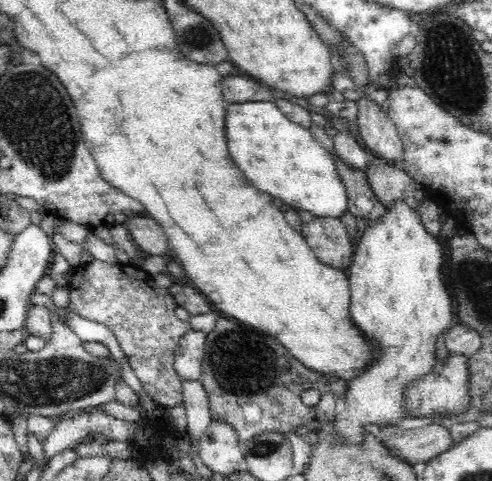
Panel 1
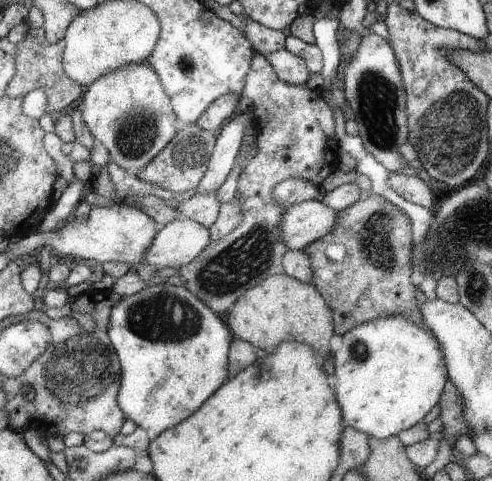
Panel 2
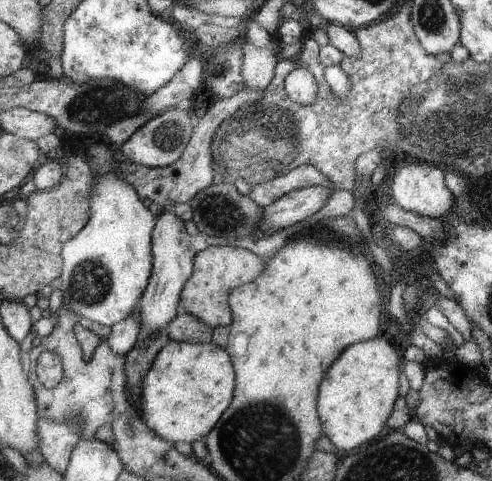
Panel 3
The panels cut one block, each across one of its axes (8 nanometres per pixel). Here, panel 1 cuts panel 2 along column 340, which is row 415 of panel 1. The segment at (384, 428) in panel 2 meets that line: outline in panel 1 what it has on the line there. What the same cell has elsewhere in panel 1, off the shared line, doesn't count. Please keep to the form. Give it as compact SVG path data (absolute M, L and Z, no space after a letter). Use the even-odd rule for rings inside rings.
M394 200L390 208L378 220L368 224L356 246L352 266L348 268L348 282L352 290L350 318L374 334L378 342L386 342L388 350L382 350L382 362L370 366L362 378L346 386L344 406L346 418L332 422L336 436L346 442L360 444L362 434L374 426L402 426L402 388L410 382L426 376L436 360L436 340L452 324L452 298L442 284L442 260L444 248L426 232L416 218L416 210L404 200Z

